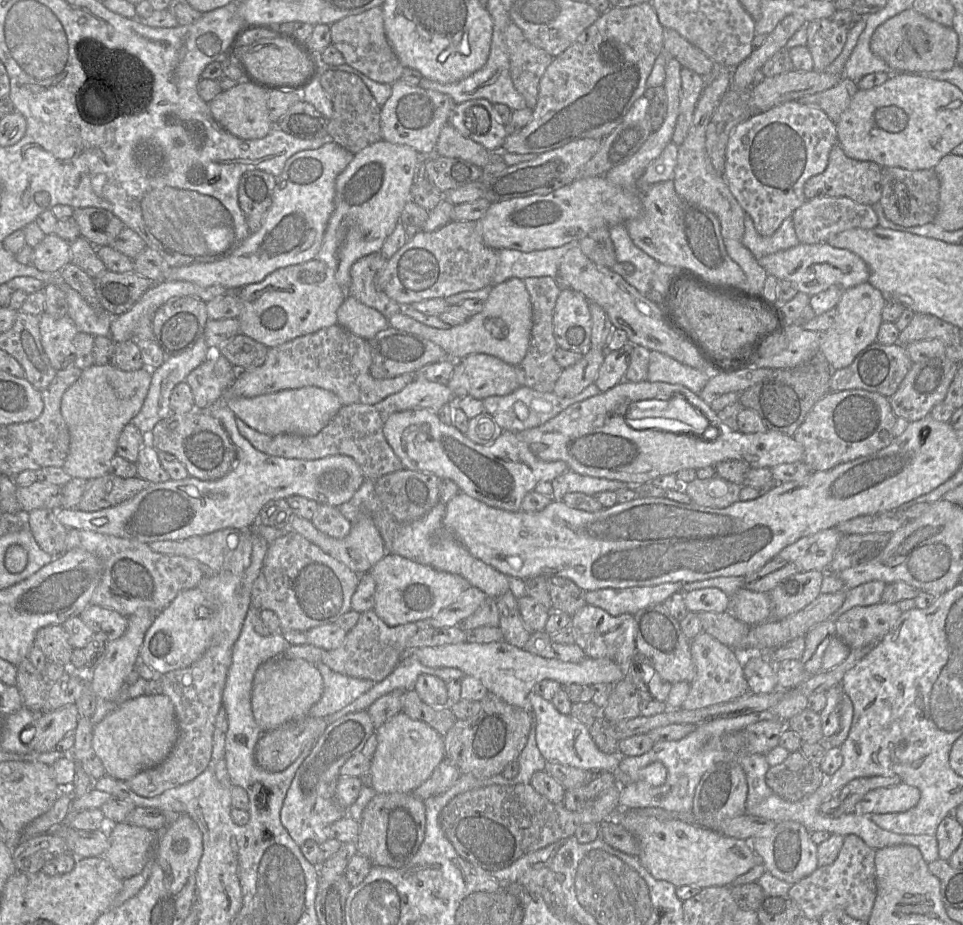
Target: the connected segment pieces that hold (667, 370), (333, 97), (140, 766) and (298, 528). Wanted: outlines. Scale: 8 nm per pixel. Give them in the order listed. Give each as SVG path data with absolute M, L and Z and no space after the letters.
M650 351L647 380L680 384L695 394L703 390L711 373L707 369L695 369L658 351Z
M326 71L321 76L320 83L333 105L332 117L327 128L330 140L355 155L382 139L380 127L382 107L359 77L343 71Z
M164 694L142 695L121 703L93 726L92 749L102 761L106 775L128 781L139 772L155 767L165 760L176 744L179 727L175 708L170 698Z
M367 513L360 514L354 522L351 522L349 534L342 539L332 538L322 533L310 520L293 514L289 524L291 530L301 534L308 541L318 546L323 552L342 562L359 575L370 571L372 566L380 561L385 555L384 542L375 526L373 517Z

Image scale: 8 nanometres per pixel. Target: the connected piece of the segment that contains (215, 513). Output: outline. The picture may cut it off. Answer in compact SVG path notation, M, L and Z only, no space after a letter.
M222 406L220 409L216 409L212 412L212 416L219 420L222 424L223 428L227 432L228 436L230 437L232 443L235 445L237 449L237 462L233 469L226 474L224 477L218 480L210 480L210 481L202 481L197 478L189 476L183 480L168 480L166 482L161 483L154 483L150 484L145 490L141 491L134 497L112 507L104 508L94 512L85 512L78 508L67 509L63 507L58 507L56 509L51 509L54 511L55 516L57 517L58 521L66 526L68 529L81 529L81 530L90 530L101 534L111 535L119 538L131 539L136 540L141 543L151 544L153 542L159 541L178 541L184 540L193 536L201 536L210 534L219 530L224 529L232 529L232 530L247 530L250 529L255 523L258 522L259 519L259 512L262 507L271 500L277 499L286 499L292 495L299 495L306 497L308 499L312 499L316 501L318 504L326 504L330 506L339 506L345 502L348 502L355 492L360 488L362 483L365 481L365 477L362 473L360 466L356 463L356 461L346 455L332 455L325 458L320 458L316 460L303 460L303 459L288 459L282 458L277 456L271 456L265 452L261 452L257 450L246 438L244 438L237 427L236 424L236 415L234 412L229 409L227 406Z

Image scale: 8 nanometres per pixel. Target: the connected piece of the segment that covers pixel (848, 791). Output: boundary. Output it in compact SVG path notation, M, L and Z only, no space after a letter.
M871 776L853 779L838 792L843 812L851 814L858 811L858 802L870 790L879 787L895 786L902 782L899 776Z

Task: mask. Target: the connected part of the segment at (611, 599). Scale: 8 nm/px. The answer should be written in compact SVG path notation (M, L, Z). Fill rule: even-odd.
M664 583L656 586L603 588L586 591L587 604L598 606L612 616L623 613L634 615L639 610L663 603L668 597L682 590L684 583Z

